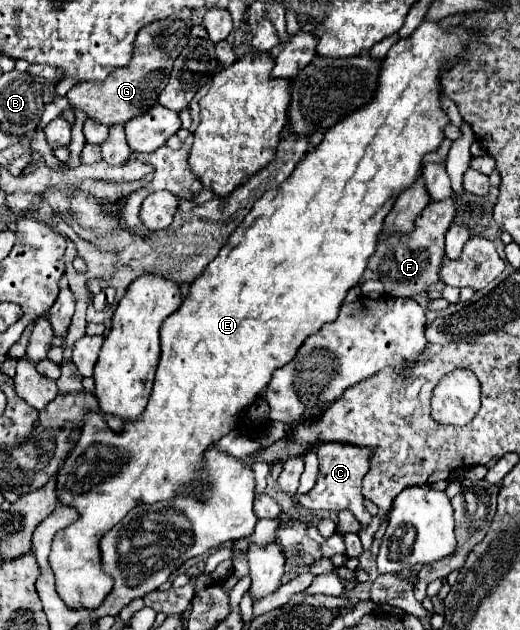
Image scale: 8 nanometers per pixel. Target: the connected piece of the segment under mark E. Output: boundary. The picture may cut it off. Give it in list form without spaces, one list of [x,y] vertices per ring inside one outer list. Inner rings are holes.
[[[424,20],[410,38],[398,40],[390,48],[388,56],[382,60],[382,70],[380,70],[380,78],[378,78],[378,92],[376,92],[374,100],[368,106],[352,112],[350,118],[346,118],[346,120],[338,122],[334,128],[330,128],[324,134],[324,140],[320,142],[320,146],[316,146],[310,154],[306,154],[302,158],[302,162],[296,166],[296,170],[292,172],[290,178],[286,178],[276,190],[264,192],[264,196],[254,204],[254,208],[250,210],[250,214],[236,228],[236,232],[230,236],[228,244],[220,250],[220,254],[190,284],[188,294],[186,294],[184,302],[180,304],[180,308],[172,316],[168,316],[164,320],[164,324],[160,328],[160,340],[162,340],[160,364],[158,364],[156,378],[154,378],[154,390],[150,394],[148,406],[142,412],[142,416],[136,418],[136,420],[126,420],[120,434],[112,432],[108,428],[108,424],[106,424],[104,416],[100,416],[100,414],[88,414],[88,418],[84,418],[82,436],[76,442],[74,450],[66,456],[66,460],[60,466],[58,476],[56,476],[56,496],[58,496],[58,502],[60,502],[60,506],[74,508],[78,512],[78,520],[74,524],[66,526],[64,530],[60,530],[54,536],[52,550],[50,550],[50,556],[48,556],[48,562],[50,562],[54,578],[56,578],[56,592],[58,592],[58,596],[62,598],[62,602],[70,610],[82,610],[82,608],[94,610],[112,592],[114,580],[102,570],[102,564],[100,564],[100,540],[102,540],[102,536],[108,530],[112,530],[138,504],[152,504],[152,502],[160,502],[160,500],[174,500],[176,496],[182,496],[182,494],[188,494],[188,496],[192,496],[192,498],[196,498],[196,500],[202,502],[206,498],[206,490],[208,490],[208,484],[210,484],[206,480],[206,474],[202,472],[204,452],[212,444],[216,444],[222,436],[226,436],[230,430],[234,430],[234,426],[236,426],[236,422],[234,422],[236,414],[240,410],[244,410],[246,406],[250,406],[256,400],[256,396],[262,392],[262,388],[266,388],[268,382],[272,380],[272,372],[278,370],[278,368],[282,368],[284,364],[288,364],[296,356],[298,348],[304,344],[304,340],[308,336],[316,334],[326,322],[332,322],[338,316],[338,310],[340,310],[340,304],[342,304],[346,292],[352,286],[358,284],[358,280],[362,278],[362,272],[364,272],[364,268],[368,264],[368,258],[376,250],[376,238],[382,232],[382,222],[384,222],[386,214],[392,210],[398,194],[404,188],[408,188],[416,180],[416,176],[420,176],[424,154],[436,150],[440,146],[440,140],[444,140],[442,128],[448,124],[448,118],[446,118],[444,110],[440,108],[440,72],[442,72],[442,68],[448,68],[448,64],[452,60],[458,60],[464,54],[466,42],[472,36],[474,34],[470,30],[464,30],[464,28],[444,30],[440,26],[440,22],[428,22],[428,20]]]

